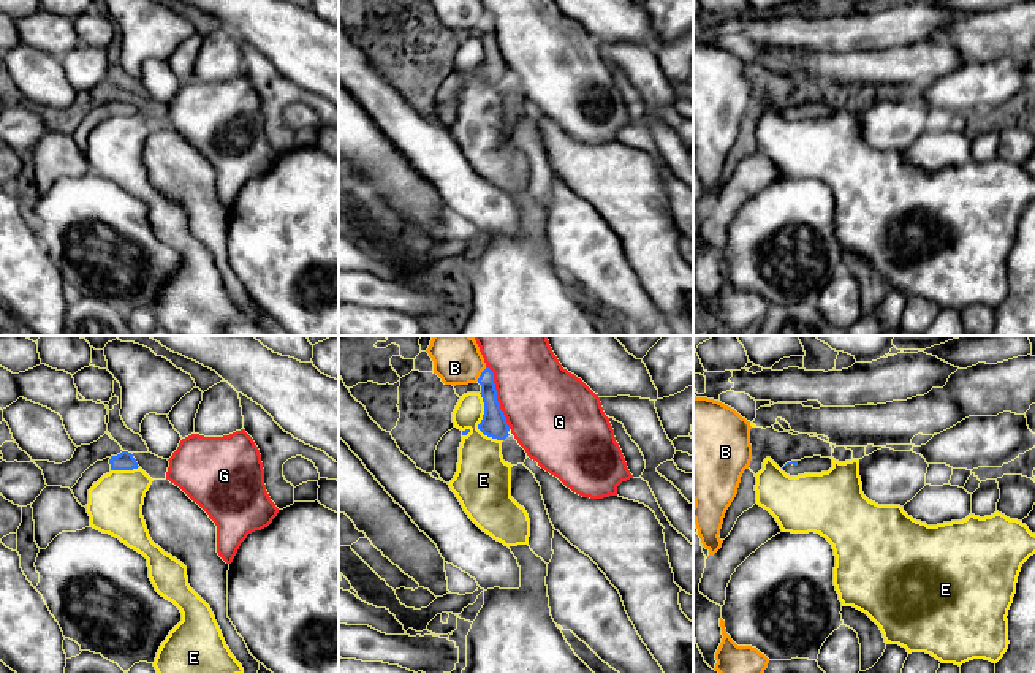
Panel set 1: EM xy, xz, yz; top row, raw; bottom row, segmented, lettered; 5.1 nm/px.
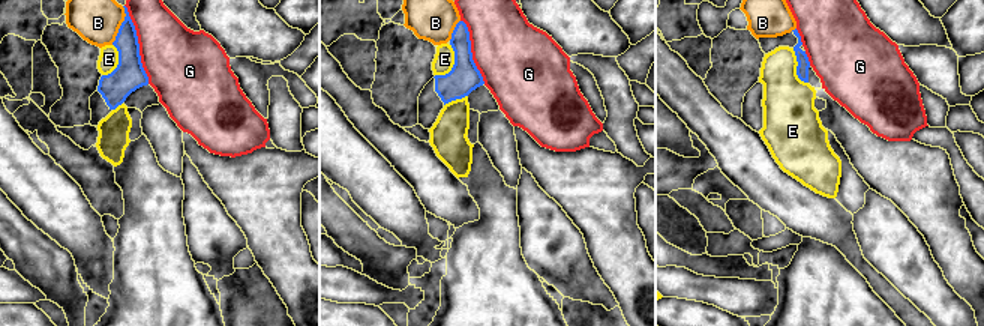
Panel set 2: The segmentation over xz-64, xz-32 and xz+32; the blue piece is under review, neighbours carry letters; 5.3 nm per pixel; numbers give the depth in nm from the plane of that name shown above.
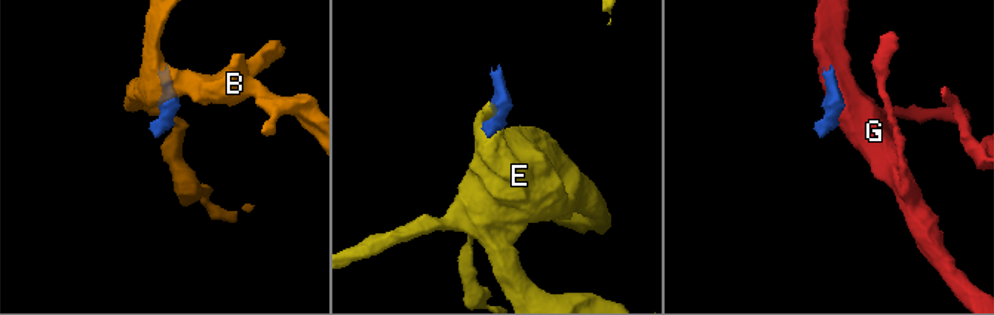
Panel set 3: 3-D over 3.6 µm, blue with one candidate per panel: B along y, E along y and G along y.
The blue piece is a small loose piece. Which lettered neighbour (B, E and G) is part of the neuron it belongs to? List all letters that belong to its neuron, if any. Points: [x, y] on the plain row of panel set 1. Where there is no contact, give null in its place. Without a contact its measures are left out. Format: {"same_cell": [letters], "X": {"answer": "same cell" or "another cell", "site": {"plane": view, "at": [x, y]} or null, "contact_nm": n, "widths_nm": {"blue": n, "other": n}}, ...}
{"same_cell": [], "B": {"answer": "another cell", "site": {"plane": "xz", "at": [481, 19]}, "contact_nm": 90, "widths_nm": {"blue": 120, "other": 160}}, "E": {"answer": "another cell", "site": {"plane": "xz", "at": [480, 68]}, "contact_nm": 280, "widths_nm": {"blue": 130, "other": 260}}, "G": {"answer": "another cell", "site": {"plane": "xz", "at": [496, 43]}, "contact_nm": 340, "widths_nm": {"blue": 130, "other": 420}}}

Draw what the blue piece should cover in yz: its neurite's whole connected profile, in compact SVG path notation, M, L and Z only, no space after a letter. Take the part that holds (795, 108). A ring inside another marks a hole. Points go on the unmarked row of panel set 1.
M813 101L813 103L804 103L801 106L787 108L782 116L790 122L798 122L804 119L828 117L831 112L832 112L831 103Z

